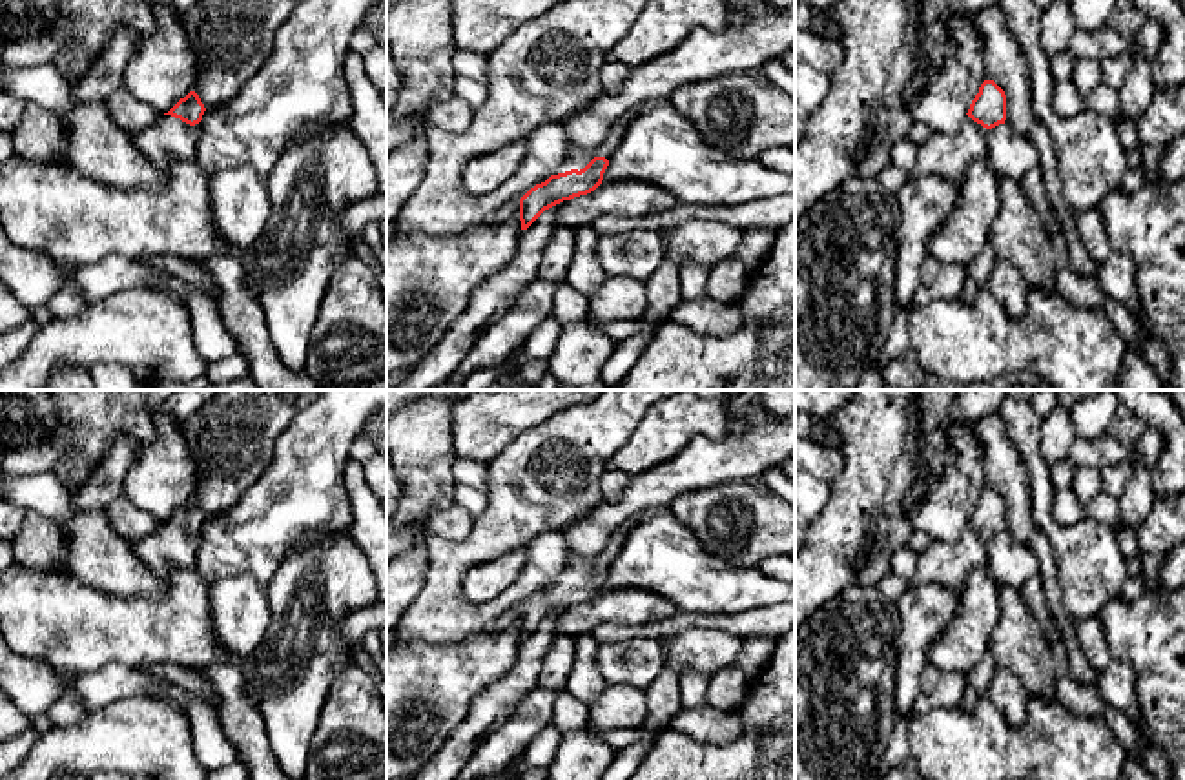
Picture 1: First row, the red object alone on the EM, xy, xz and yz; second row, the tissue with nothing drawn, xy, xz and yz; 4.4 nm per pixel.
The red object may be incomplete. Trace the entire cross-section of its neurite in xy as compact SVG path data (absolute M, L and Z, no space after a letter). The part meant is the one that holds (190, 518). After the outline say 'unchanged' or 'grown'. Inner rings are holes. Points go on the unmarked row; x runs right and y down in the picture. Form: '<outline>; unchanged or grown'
M195 499L180 507L168 521L133 545L135 554L160 580L175 569L195 570L201 529L206 516Z; grown

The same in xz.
M634 521L625 523L592 559L569 554L562 574L520 607L521 638L527 638L545 618L594 600L634 527Z; grown

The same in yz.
M984 488L955 541L932 541L919 552L917 567L906 580L908 587L937 583L961 590L970 572L986 561L988 539L1005 529L1005 499L994 488Z; grown

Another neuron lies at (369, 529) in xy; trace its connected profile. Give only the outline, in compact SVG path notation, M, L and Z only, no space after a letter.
M346 461L345 488L354 518L350 534L368 558L377 581L377 598L386 600L386 510L370 490L361 461Z

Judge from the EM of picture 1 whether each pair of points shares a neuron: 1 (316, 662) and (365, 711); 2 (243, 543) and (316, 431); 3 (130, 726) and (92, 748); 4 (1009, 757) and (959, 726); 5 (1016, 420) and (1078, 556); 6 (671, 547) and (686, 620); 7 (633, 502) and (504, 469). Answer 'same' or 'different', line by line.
1: different
2: same
3: same
4: same
5: same
6: different
7: different

